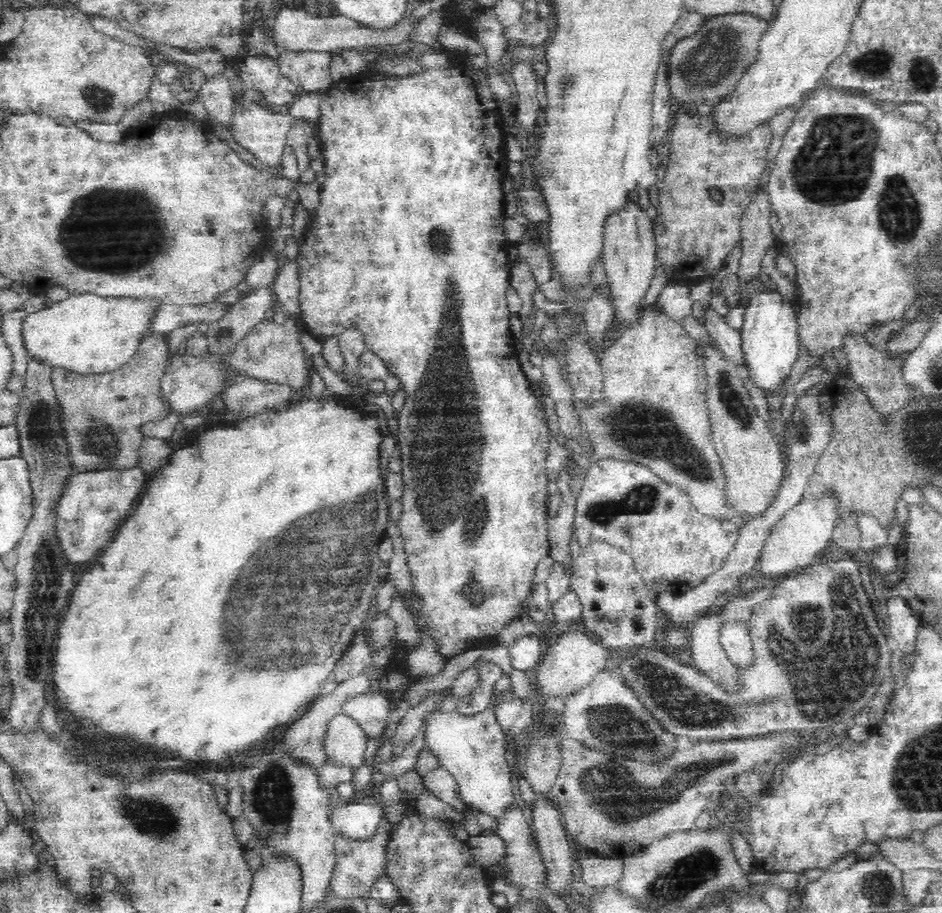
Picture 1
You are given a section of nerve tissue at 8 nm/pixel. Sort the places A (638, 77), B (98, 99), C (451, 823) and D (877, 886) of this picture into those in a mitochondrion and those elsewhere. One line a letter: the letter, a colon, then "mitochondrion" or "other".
A: other
B: mitochondrion
C: other
D: mitochondrion

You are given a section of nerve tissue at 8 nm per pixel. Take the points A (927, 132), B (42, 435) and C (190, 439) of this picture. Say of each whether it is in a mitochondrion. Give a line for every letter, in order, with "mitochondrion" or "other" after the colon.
A: other
B: mitochondrion
C: other

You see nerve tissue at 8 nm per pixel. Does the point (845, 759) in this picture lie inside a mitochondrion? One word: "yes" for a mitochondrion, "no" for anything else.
no

